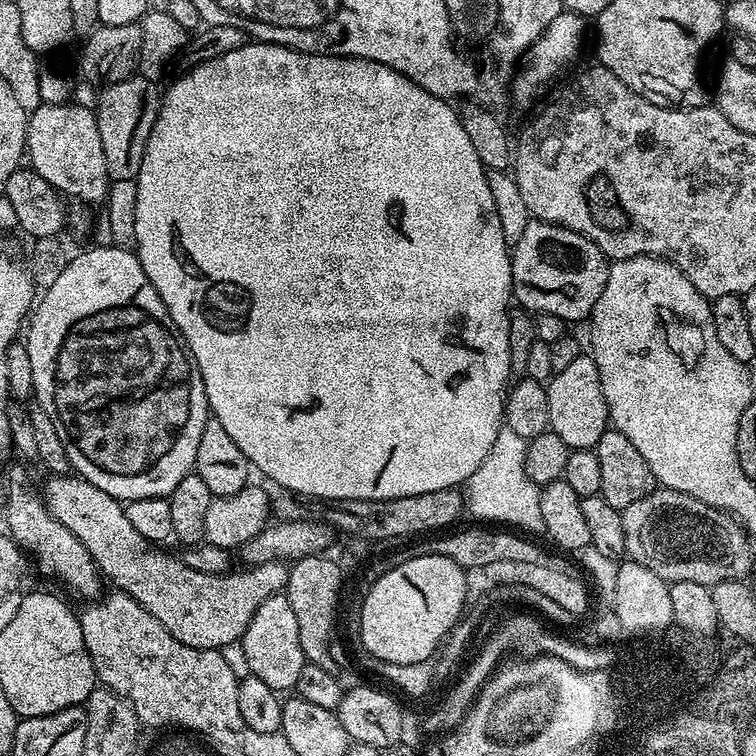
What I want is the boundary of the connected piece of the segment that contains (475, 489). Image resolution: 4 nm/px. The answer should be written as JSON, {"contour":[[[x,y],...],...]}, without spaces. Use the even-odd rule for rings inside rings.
{"contour":[[[507,426],[501,427],[498,438],[494,438],[494,446],[490,446],[484,457],[482,466],[478,466],[478,470],[474,470],[474,474],[466,482],[466,508],[480,519],[477,521],[487,522],[492,526],[507,526],[524,534],[543,533],[541,485],[530,482],[526,474],[524,463],[527,445],[528,441],[514,434],[514,430]]]}

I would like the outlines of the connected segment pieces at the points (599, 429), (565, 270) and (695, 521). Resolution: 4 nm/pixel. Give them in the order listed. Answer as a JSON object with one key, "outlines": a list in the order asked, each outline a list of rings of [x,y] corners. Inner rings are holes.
{"outlines":[[[[582,354],[578,358],[574,358],[574,362],[570,362],[570,366],[566,366],[566,370],[555,373],[551,378],[553,380],[547,381],[546,384],[548,405],[550,406],[549,429],[556,432],[558,438],[562,438],[562,442],[566,442],[569,450],[578,448],[595,449],[598,438],[602,438],[602,434],[609,431],[610,428],[606,398],[602,394],[602,382],[598,378],[598,366],[593,362],[591,355]]],[[[535,218],[527,222],[510,252],[515,303],[532,314],[554,314],[565,322],[587,321],[608,281],[608,257],[590,238],[561,224]]],[[[658,488],[646,498],[640,498],[633,505],[621,511],[623,534],[626,537],[625,555],[636,564],[653,570],[660,578],[674,581],[699,582],[712,587],[718,582],[741,580],[749,577],[754,566],[753,541],[743,527],[731,515],[706,506],[690,495],[669,488]]]]}

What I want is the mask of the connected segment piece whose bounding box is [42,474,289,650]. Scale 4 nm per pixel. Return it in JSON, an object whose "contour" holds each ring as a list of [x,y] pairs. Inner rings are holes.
{"contour":[[[65,474],[63,476],[52,476],[48,478],[48,482],[44,486],[44,492],[42,491],[42,499],[45,503],[45,508],[51,514],[55,520],[62,522],[64,526],[82,544],[85,546],[91,554],[91,557],[94,558],[96,567],[100,569],[101,575],[108,581],[108,579],[113,583],[112,586],[117,591],[122,591],[127,593],[128,596],[134,598],[140,605],[143,606],[150,614],[154,614],[154,618],[158,618],[158,622],[162,622],[162,626],[166,626],[166,630],[174,638],[178,638],[178,642],[182,642],[186,646],[194,646],[195,648],[214,648],[221,650],[227,644],[234,644],[244,639],[244,631],[246,626],[250,626],[250,618],[254,618],[254,610],[258,610],[259,606],[262,606],[262,602],[266,602],[266,599],[279,595],[288,585],[288,572],[289,567],[279,560],[271,560],[270,562],[260,563],[251,565],[249,568],[244,568],[242,572],[234,574],[234,572],[227,572],[222,575],[212,575],[204,574],[202,571],[194,570],[193,567],[186,566],[181,557],[176,556],[174,558],[172,555],[156,550],[154,546],[150,545],[150,542],[142,538],[142,534],[138,533],[138,530],[134,529],[134,526],[127,521],[125,510],[121,501],[113,498],[112,495],[106,494],[105,491],[98,490],[96,486],[90,483],[88,480],[84,480],[74,474]]]}

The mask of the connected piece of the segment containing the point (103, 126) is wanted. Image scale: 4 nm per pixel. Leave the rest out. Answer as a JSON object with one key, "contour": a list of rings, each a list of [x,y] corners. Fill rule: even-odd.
{"contour":[[[133,74],[127,80],[109,84],[103,89],[100,101],[94,104],[98,122],[98,138],[102,140],[102,154],[106,156],[106,170],[112,180],[135,180],[142,166],[142,154],[150,138],[156,116],[160,113],[162,92],[157,81],[145,80],[139,74]]]}

